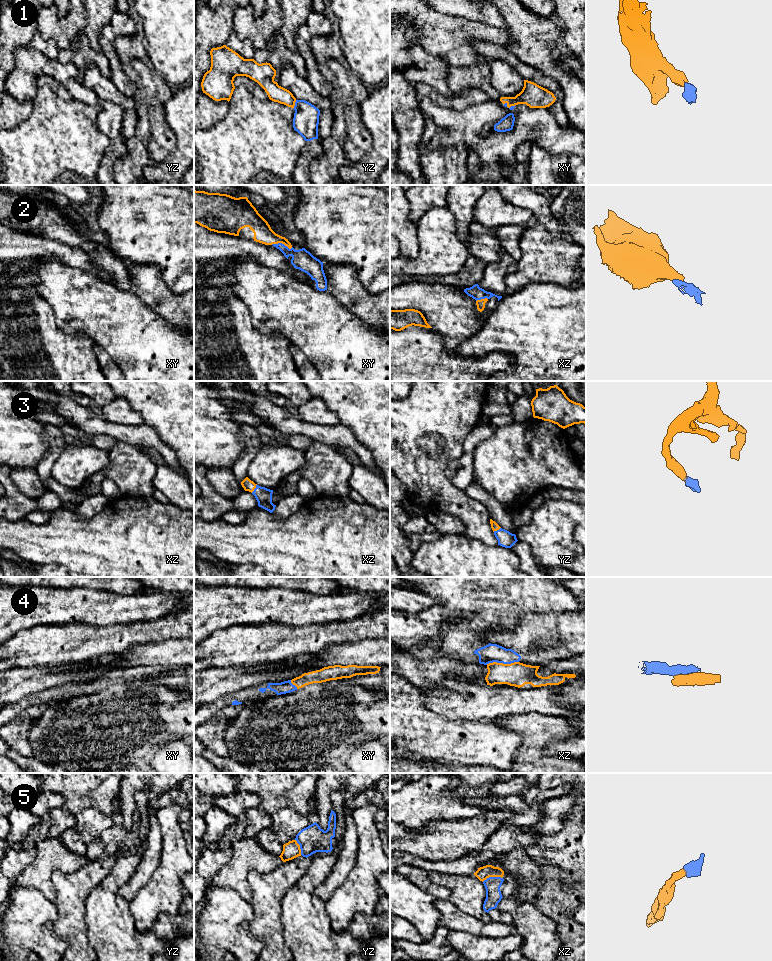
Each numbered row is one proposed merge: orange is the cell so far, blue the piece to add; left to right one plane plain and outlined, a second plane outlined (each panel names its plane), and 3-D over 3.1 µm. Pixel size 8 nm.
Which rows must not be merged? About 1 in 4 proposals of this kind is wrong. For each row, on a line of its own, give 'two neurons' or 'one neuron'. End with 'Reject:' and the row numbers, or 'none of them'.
1: one neuron
2: one neuron
3: one neuron
4: one neuron
5: one neuron
Reject: none of them

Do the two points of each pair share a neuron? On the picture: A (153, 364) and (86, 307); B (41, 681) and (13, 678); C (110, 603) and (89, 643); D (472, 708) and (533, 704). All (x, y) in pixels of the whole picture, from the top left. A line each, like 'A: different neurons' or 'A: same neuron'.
A: same neuron
B: same neuron
C: different neurons
D: same neuron

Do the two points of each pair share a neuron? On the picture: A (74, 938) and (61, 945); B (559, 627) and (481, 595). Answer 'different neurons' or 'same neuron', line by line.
A: different neurons
B: different neurons

